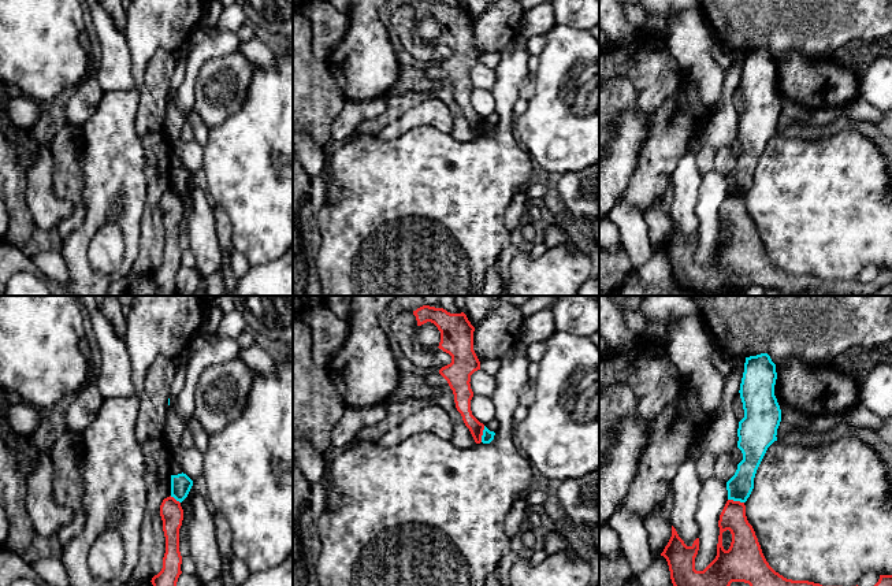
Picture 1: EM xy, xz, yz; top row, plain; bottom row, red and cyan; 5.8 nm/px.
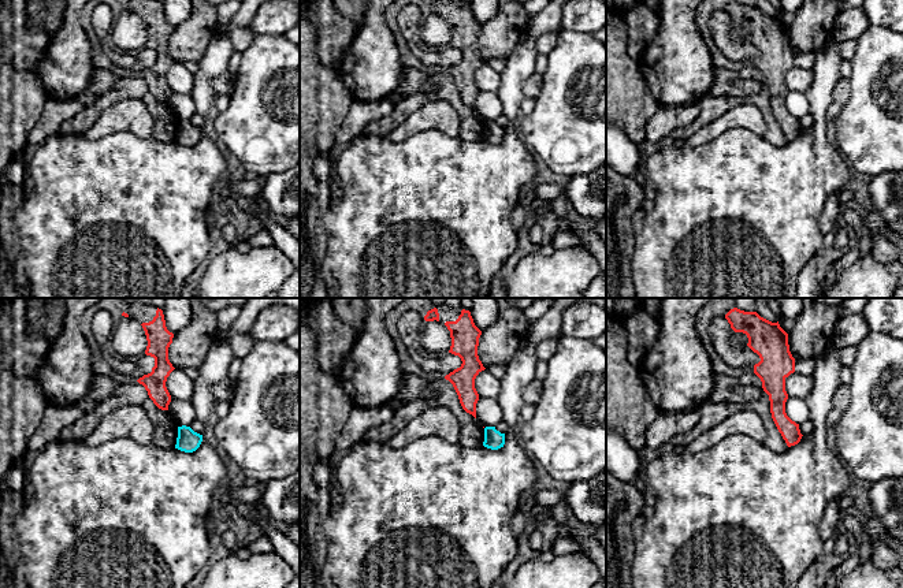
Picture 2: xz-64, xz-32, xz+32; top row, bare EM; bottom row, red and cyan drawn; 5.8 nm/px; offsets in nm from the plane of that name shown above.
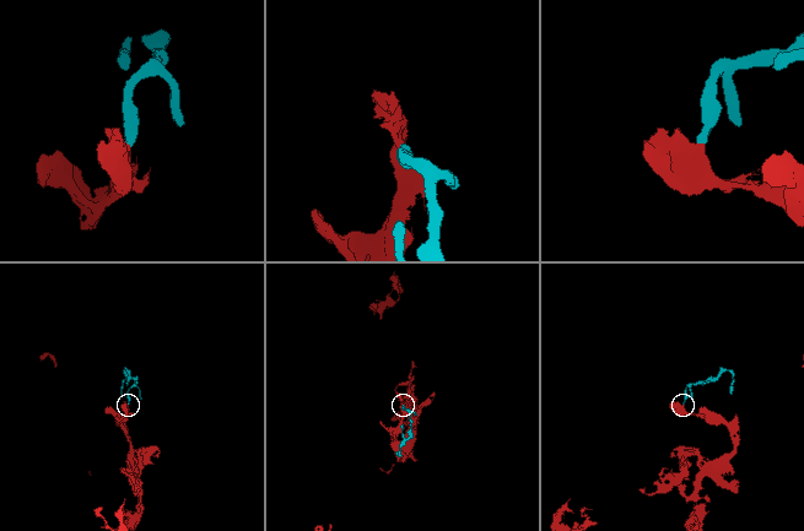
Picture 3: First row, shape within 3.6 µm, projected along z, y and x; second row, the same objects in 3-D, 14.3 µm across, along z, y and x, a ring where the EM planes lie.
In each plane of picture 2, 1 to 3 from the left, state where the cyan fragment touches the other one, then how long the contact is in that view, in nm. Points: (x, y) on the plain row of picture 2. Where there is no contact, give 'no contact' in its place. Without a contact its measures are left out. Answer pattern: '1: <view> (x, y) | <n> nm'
1: no contact
2: no contact
3: no contact

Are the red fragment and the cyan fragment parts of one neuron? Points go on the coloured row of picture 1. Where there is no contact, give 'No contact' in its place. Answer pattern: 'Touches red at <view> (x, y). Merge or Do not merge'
Touches red at xz (482, 434). Do not merge

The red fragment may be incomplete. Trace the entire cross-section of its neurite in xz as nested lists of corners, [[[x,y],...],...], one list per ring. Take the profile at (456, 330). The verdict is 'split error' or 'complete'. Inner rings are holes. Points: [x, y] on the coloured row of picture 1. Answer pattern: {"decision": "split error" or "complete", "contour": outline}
{"decision": "split error", "contour": [[[397,296],[382,312],[382,330],[387,335],[389,345],[395,357],[399,371],[408,371],[430,379],[434,372],[439,372],[449,383],[454,394],[457,411],[461,413],[465,426],[469,429],[476,444],[482,442],[484,424],[480,423],[471,411],[473,392],[471,389],[471,375],[480,370],[480,361],[473,351],[475,327],[464,312],[450,314],[441,305],[430,307],[423,296]],[[410,311],[417,320],[417,326],[427,322],[434,323],[441,331],[439,349],[451,356],[451,363],[439,368],[423,368],[415,366],[402,352],[397,337],[391,331],[393,320],[402,312]]]}

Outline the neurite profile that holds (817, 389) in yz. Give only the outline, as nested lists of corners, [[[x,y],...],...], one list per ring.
[[[789,356],[776,364],[774,396],[796,408],[814,415],[845,415],[859,404],[861,385],[832,364],[806,363]]]

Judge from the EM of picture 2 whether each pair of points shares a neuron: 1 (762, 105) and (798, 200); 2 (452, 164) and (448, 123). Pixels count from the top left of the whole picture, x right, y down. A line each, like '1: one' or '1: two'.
1: two
2: two

